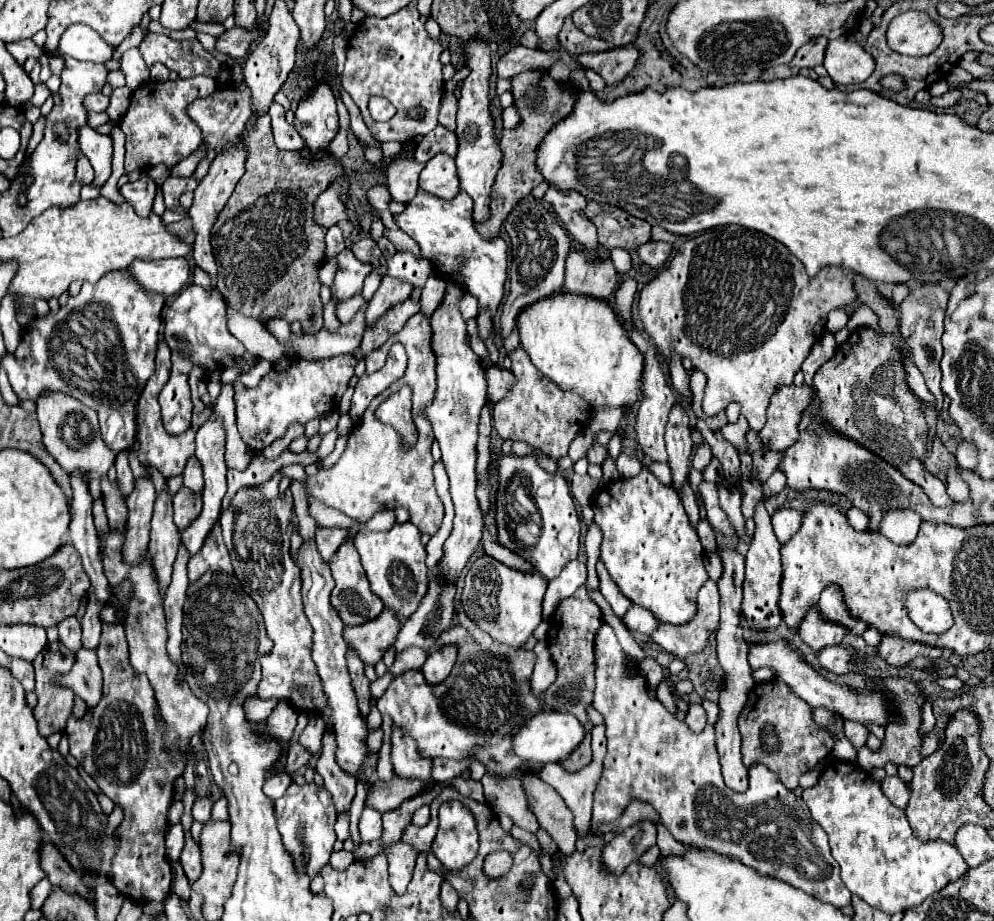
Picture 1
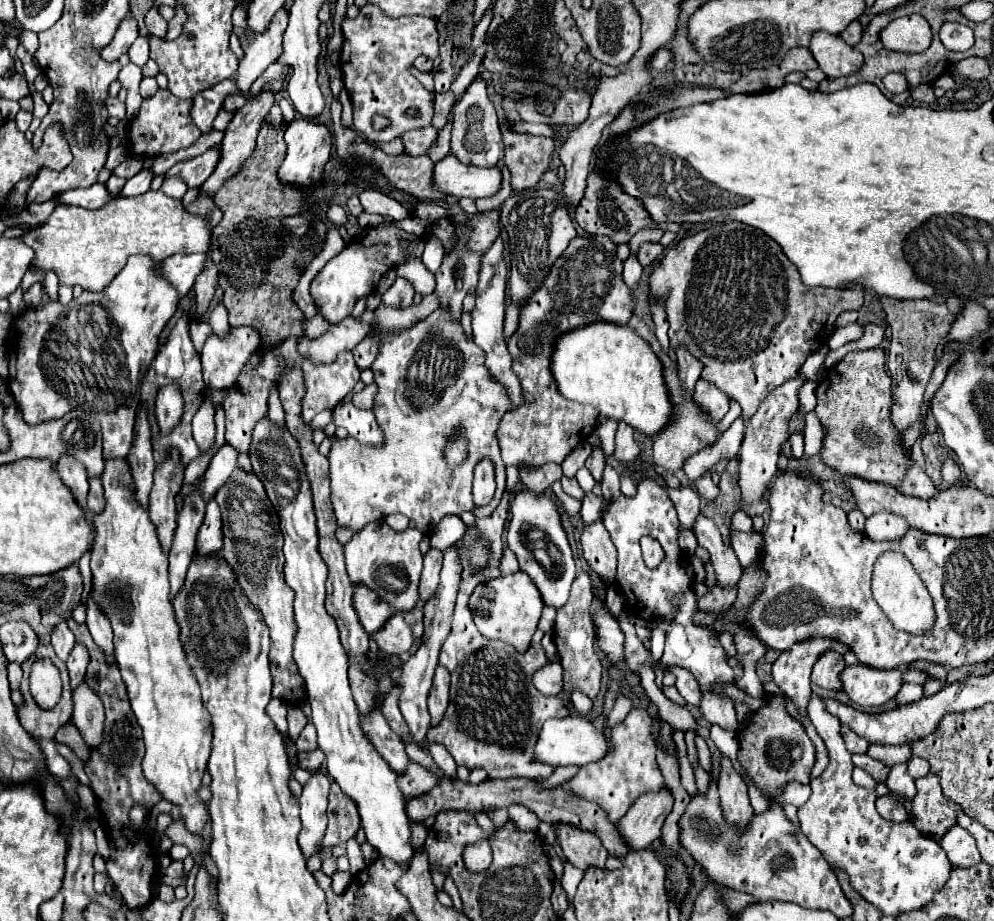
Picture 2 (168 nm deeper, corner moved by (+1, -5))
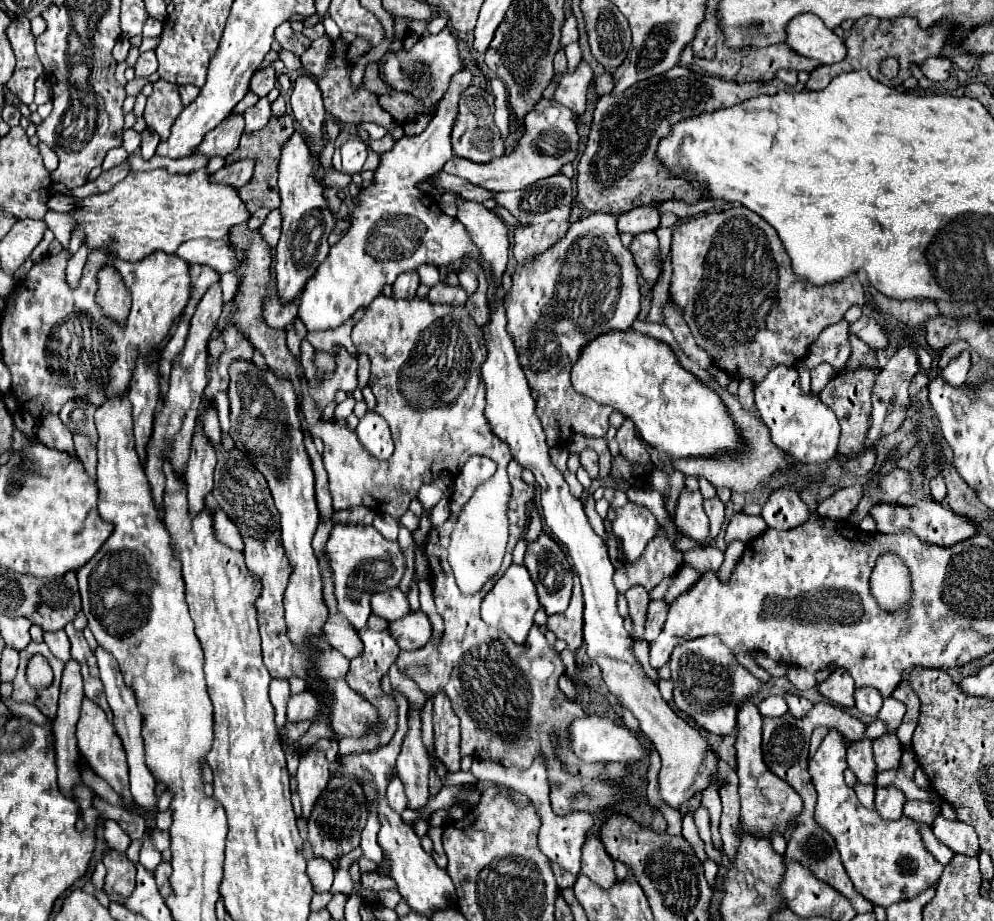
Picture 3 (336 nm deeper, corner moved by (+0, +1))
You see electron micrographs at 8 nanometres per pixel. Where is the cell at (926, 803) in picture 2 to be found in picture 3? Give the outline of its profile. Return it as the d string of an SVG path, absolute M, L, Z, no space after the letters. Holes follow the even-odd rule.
M907 801L903 807L903 815L913 821L931 825L931 821L939 815L939 809L931 803L925 803L925 801Z

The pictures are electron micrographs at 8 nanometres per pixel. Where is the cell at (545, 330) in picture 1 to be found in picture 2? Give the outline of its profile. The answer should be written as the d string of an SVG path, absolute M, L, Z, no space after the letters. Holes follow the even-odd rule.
M594 321L558 335L552 345L550 371L566 399L590 405L604 417L624 419L646 435L658 433L670 419L672 405L662 377L662 363L650 345L626 325Z

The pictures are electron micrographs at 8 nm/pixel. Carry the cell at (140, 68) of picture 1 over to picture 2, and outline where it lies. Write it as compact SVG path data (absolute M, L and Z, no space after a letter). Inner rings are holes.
M138 37L128 49L128 57L130 57L130 63L144 67L144 63L148 61L148 37Z

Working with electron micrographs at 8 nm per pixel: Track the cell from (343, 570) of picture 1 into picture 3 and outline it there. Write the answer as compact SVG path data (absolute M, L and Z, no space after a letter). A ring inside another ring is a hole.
M387 589L387 591L375 593L375 597L371 597L371 609L375 615L379 615L387 621L395 621L409 613L409 603L401 589Z

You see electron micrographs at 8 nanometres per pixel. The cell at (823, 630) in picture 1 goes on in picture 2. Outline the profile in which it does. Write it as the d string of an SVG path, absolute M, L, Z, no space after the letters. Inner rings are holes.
M838 651L822 653L812 667L812 683L824 689L840 689L838 675L844 667L844 657Z

